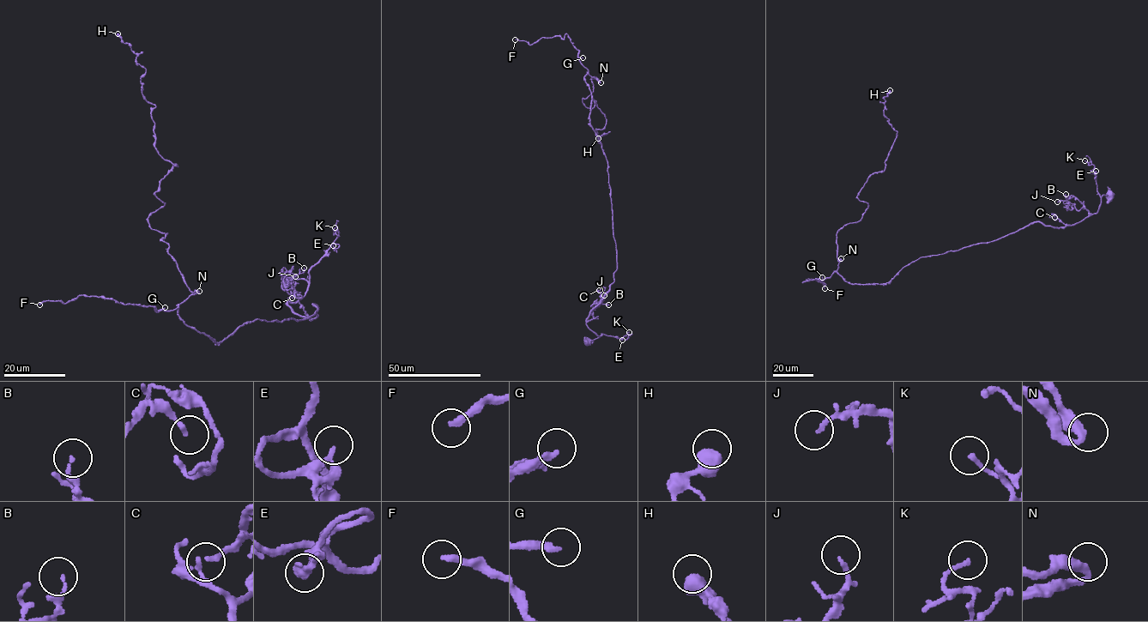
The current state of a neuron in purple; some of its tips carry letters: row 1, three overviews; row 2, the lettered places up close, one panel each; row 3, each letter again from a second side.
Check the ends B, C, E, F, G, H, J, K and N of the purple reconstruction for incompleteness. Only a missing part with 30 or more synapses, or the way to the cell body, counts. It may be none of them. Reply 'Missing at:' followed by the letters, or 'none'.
Missing at: F

